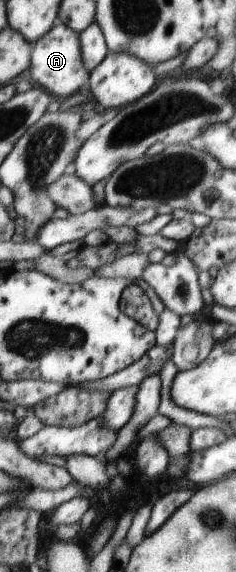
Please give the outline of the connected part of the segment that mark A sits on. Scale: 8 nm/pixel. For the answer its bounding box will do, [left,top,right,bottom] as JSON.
[28,20,87,99]

